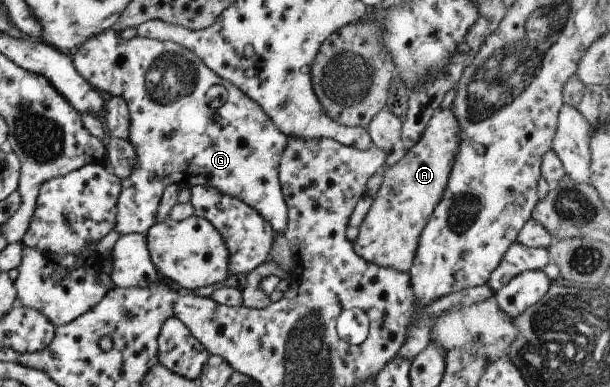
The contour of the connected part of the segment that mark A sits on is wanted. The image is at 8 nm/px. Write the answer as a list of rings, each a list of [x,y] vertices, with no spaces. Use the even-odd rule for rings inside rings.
[[[440,108],[433,113],[422,137],[393,166],[387,168],[383,166],[381,186],[369,212],[360,224],[357,238],[352,242],[353,250],[361,258],[375,264],[375,268],[391,267],[398,271],[409,272],[415,258],[419,235],[432,215],[434,206],[437,206],[442,197],[459,143],[460,126],[455,115],[451,109]]]

